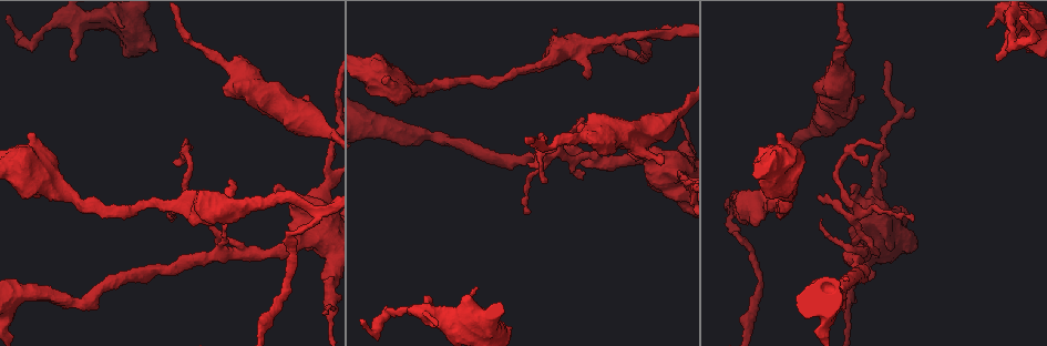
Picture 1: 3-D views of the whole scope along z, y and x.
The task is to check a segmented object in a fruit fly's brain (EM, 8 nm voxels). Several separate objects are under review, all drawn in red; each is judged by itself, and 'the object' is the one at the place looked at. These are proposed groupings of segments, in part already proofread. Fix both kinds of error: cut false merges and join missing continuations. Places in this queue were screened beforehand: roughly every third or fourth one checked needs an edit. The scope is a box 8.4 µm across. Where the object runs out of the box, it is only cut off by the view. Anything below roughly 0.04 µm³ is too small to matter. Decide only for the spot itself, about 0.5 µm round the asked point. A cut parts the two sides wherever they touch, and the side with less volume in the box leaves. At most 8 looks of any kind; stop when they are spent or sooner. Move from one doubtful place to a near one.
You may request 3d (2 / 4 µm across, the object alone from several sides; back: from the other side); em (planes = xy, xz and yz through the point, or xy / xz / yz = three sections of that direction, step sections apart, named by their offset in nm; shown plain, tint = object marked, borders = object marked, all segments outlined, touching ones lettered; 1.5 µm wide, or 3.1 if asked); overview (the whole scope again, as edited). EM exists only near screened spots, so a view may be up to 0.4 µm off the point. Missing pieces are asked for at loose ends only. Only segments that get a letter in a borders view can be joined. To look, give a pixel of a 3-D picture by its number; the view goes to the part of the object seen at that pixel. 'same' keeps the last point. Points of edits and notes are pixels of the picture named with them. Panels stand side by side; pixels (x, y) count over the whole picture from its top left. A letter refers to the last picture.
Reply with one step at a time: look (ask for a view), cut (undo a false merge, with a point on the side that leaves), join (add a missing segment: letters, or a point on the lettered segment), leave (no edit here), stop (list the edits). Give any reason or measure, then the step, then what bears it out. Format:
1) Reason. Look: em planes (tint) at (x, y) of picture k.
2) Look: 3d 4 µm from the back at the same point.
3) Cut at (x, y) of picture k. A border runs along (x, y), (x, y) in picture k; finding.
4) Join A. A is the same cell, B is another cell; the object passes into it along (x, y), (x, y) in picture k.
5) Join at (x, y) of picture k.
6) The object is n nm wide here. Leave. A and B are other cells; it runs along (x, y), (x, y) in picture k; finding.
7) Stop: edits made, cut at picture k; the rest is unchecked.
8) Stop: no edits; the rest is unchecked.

Three-way junction. Look: 3d 2 µm at (872, 242) of picture 1.

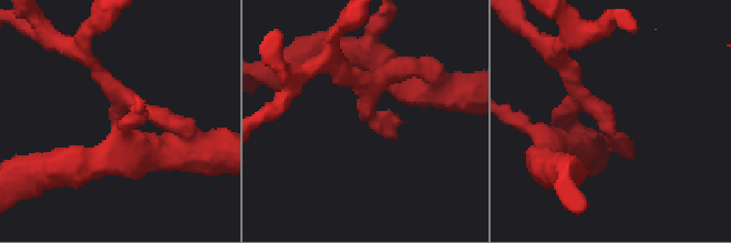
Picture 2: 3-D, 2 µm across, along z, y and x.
3 arms meet here. Look: em yz step 8 (borders) at (609, 120) of picture 2.

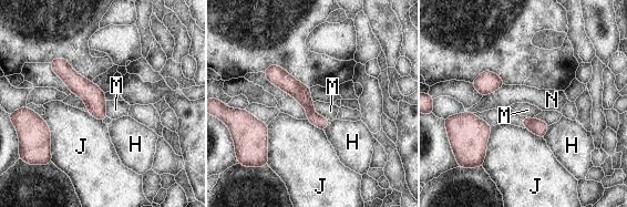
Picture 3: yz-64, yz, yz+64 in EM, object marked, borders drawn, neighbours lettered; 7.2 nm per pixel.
Leave. H, J, M and N are other cells; a border runs along (314, 102), (316, 112), (325, 117) in picture 3; none of them fits.

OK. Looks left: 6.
An open end. Look: 3d 2 µm from the back at (852, 191) of picture 1.

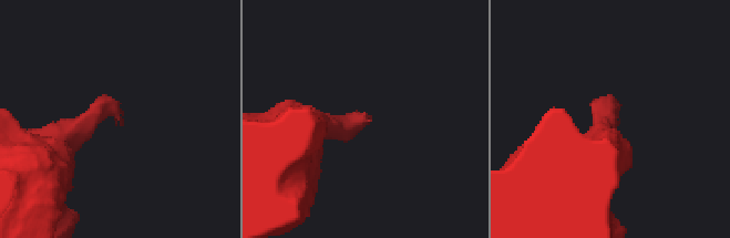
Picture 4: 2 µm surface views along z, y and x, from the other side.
Look: em planes (borders) at (370, 118) of picture 4.

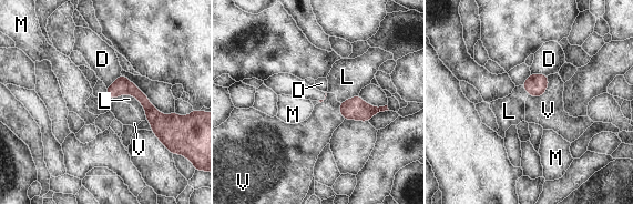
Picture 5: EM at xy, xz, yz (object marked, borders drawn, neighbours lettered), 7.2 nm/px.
Leave. D, L, M and V are other cells; a border runs along (531, 73), (543, 73), (547, 77) in picture 5; none of them fits.

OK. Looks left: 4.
Three-way junction. Look: 3d 2 µm at (316, 214) of picture 1.

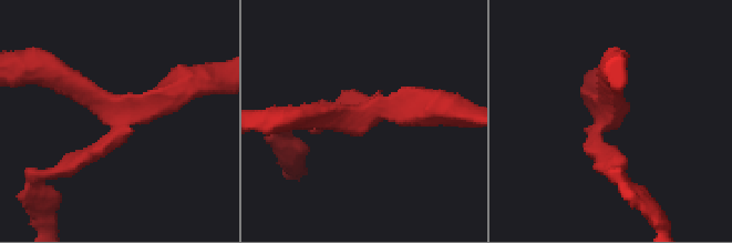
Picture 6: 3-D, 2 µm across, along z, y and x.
3 arms meet here. Look: em planes (tint) at (607, 115) of picture 6.

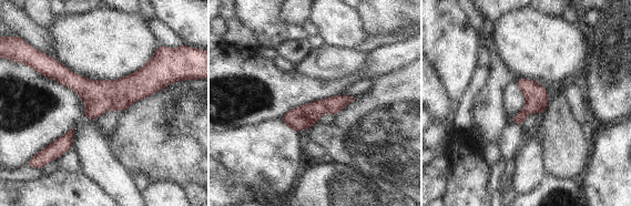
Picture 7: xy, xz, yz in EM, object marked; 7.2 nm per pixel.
See the neighbours. Look: em planes (borders) at the same point.

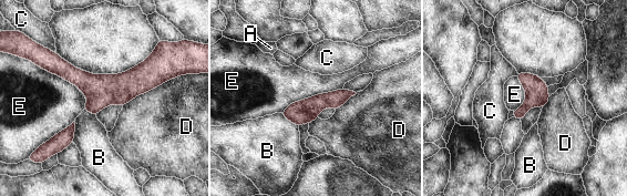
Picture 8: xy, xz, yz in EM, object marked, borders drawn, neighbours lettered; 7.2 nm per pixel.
The object is 160 nm wide here. Cut at (518, 113) of picture 8. A, B, C, D and E are other cells; a border runs along (522, 106), (526, 110) in picture 8; a second neuron is stuck on.

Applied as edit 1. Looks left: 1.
Stop: edits made, cut at picture 8; the rest is unchecked.

